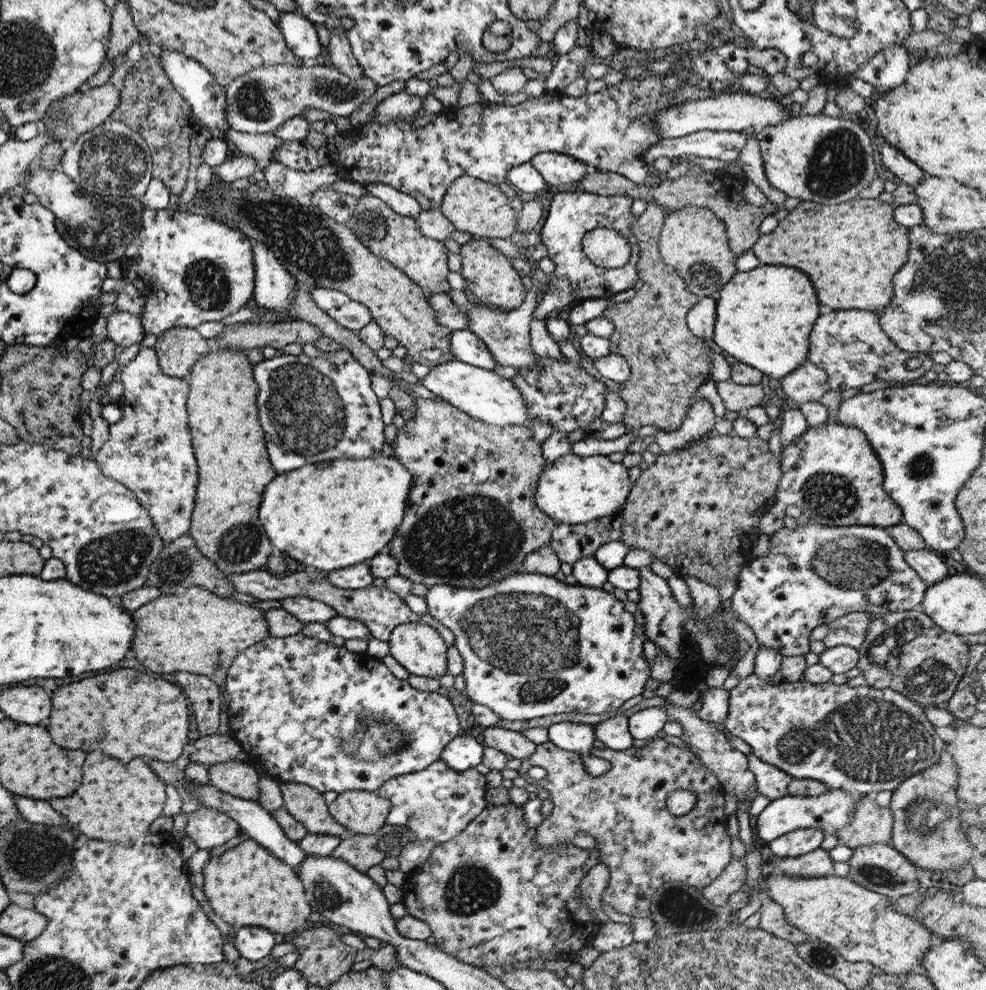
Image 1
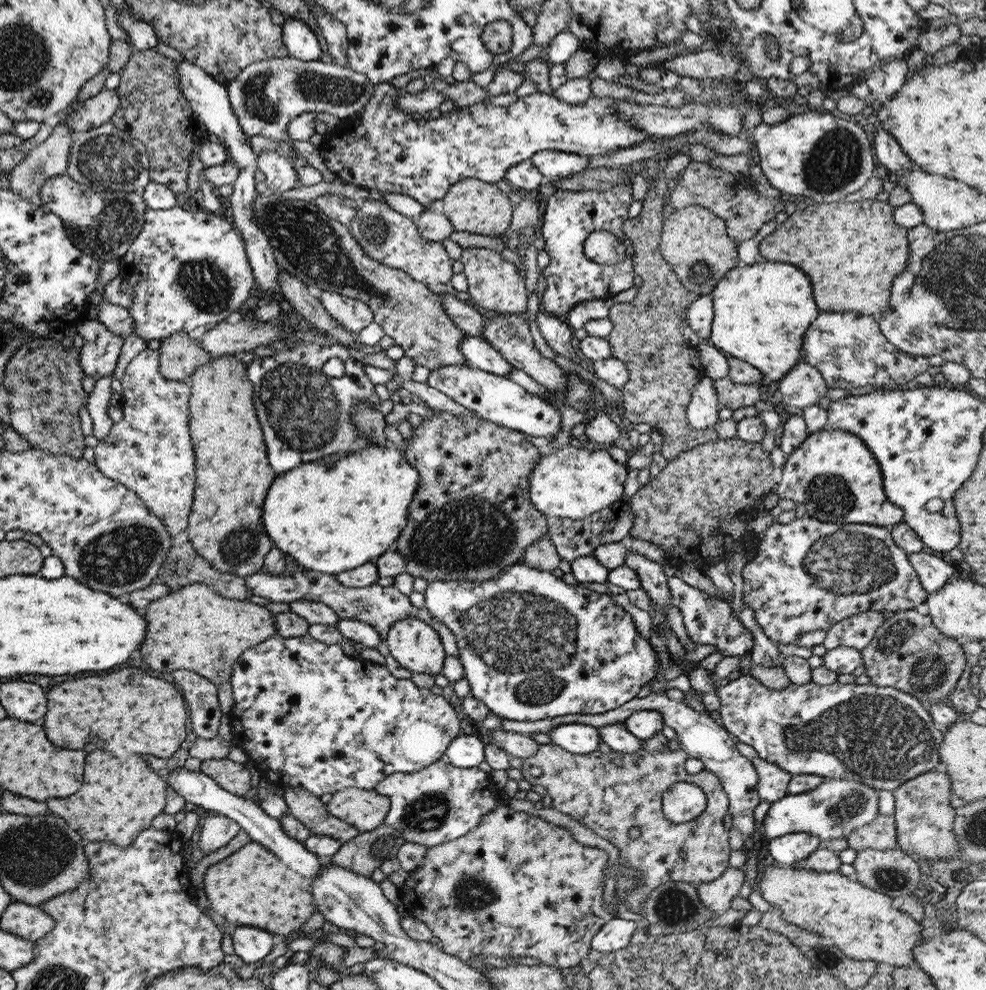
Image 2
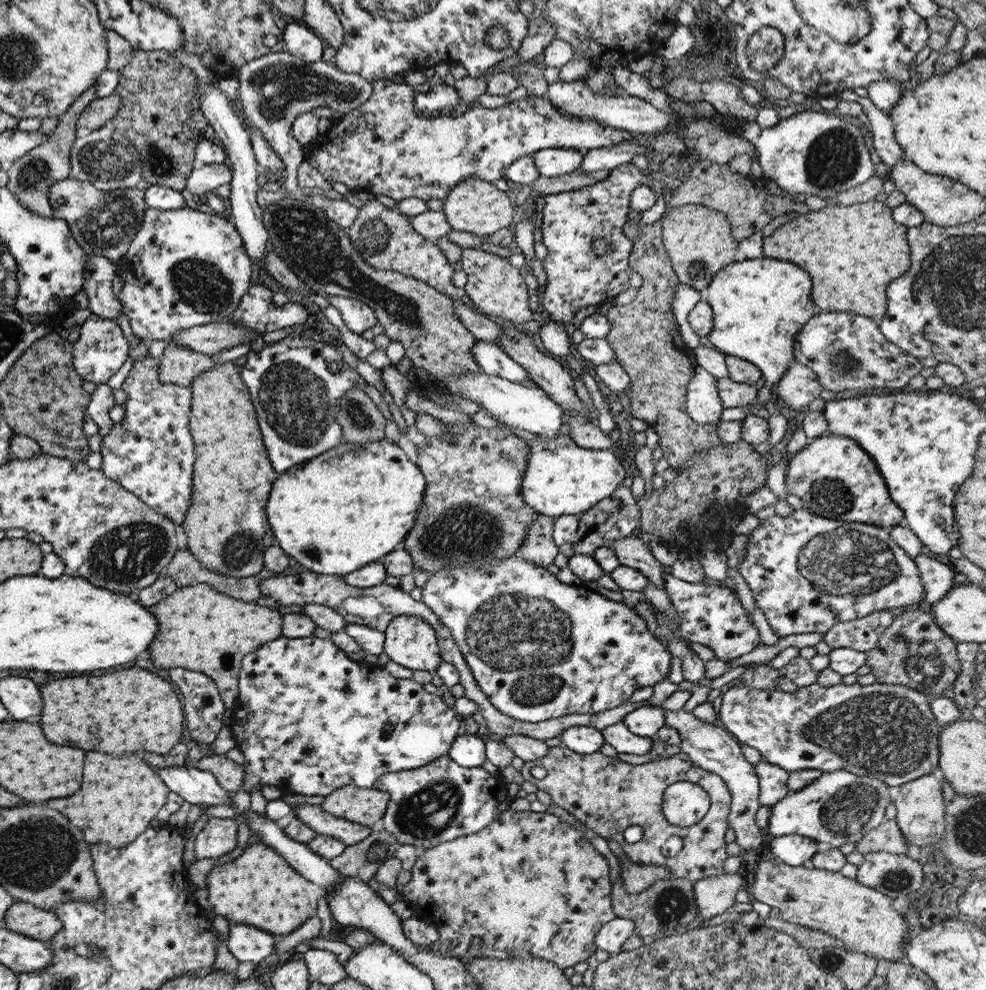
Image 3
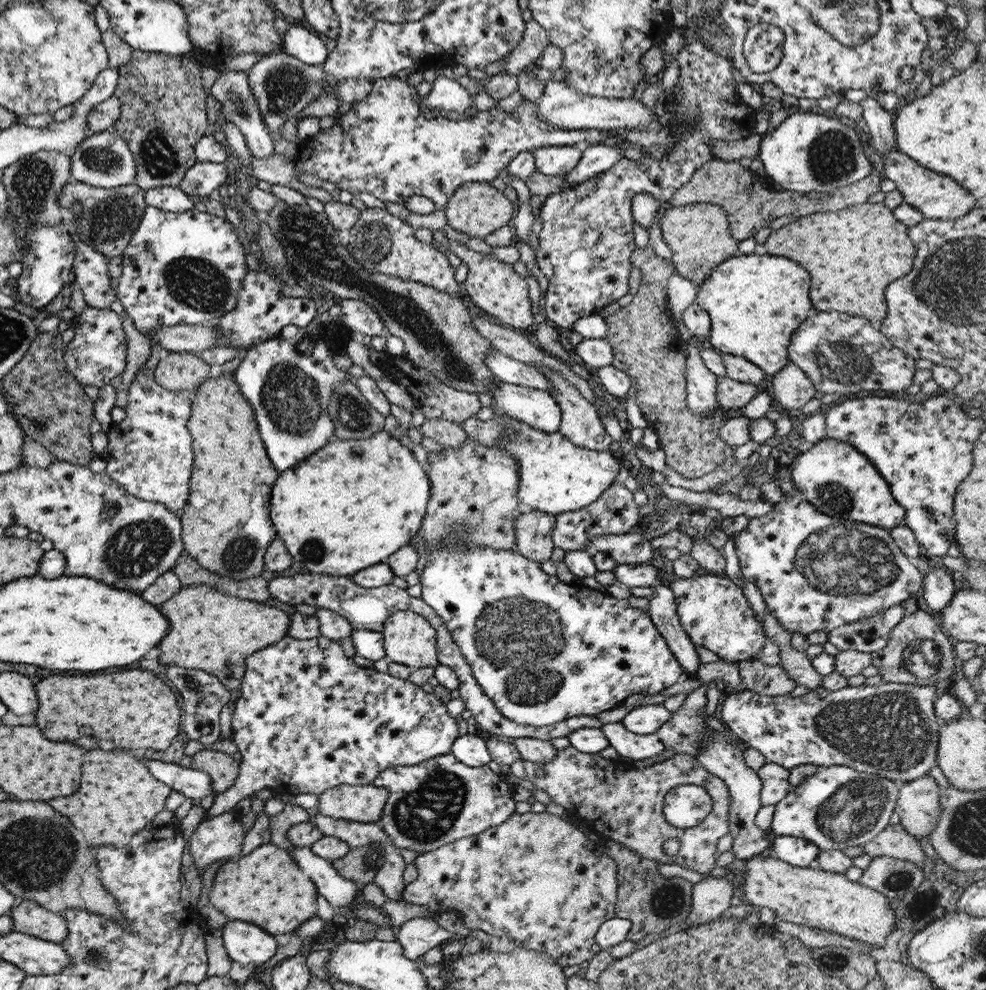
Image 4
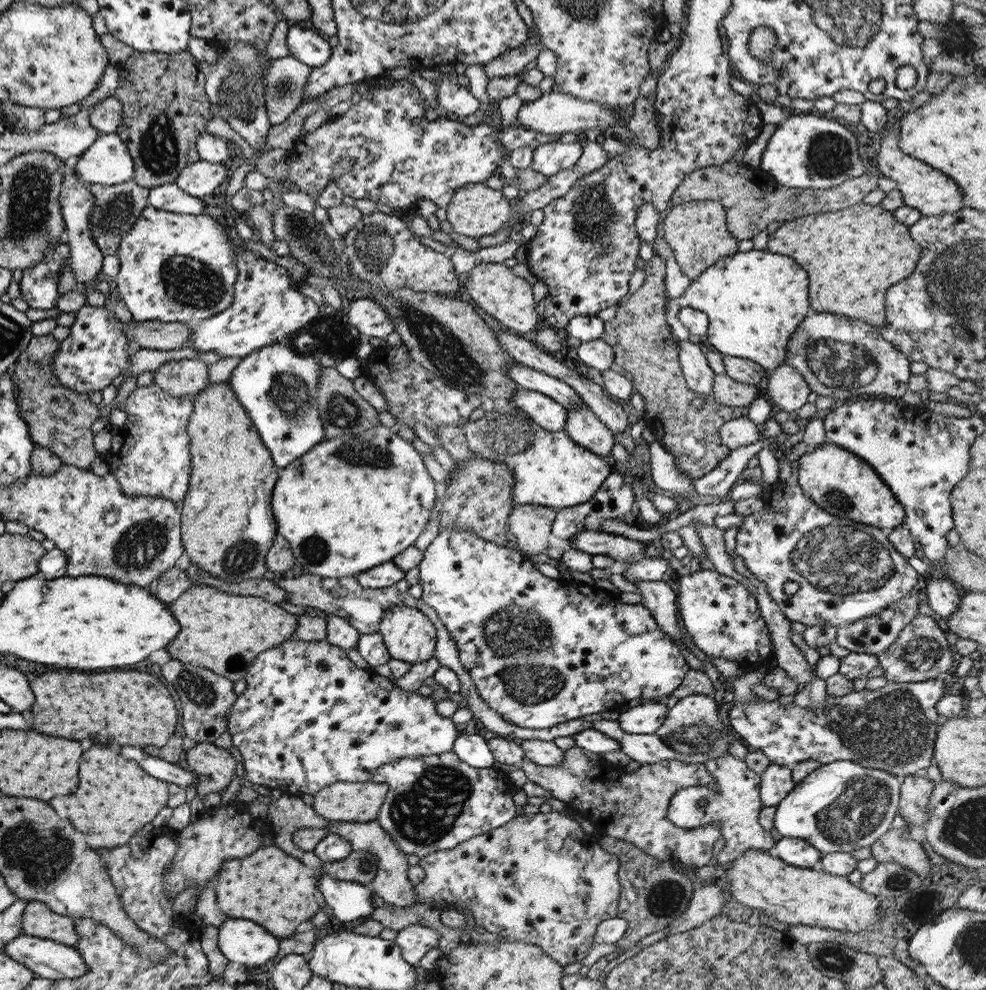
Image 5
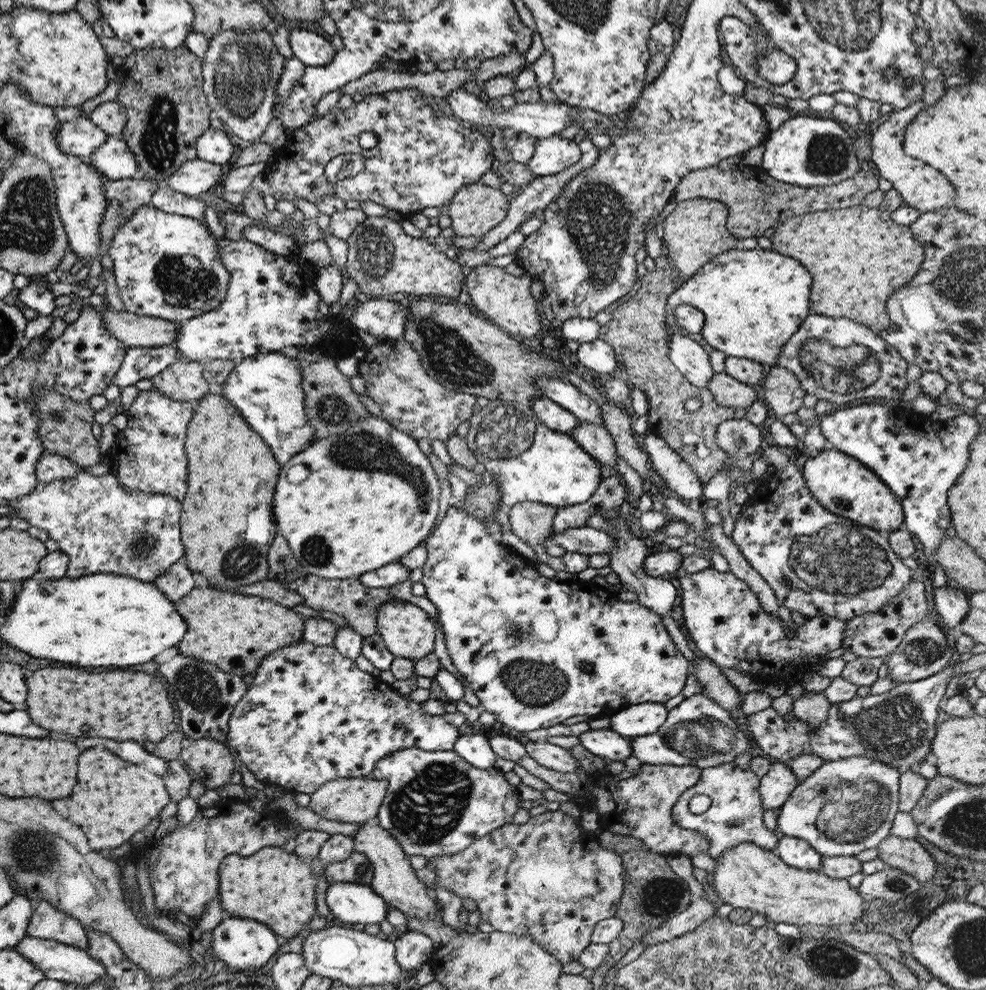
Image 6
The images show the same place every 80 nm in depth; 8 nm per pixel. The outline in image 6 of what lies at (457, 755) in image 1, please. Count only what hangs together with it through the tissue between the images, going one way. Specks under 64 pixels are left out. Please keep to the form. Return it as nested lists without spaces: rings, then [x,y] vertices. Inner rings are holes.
[[[483,733],[459,735],[452,750],[475,768],[487,770],[495,762],[495,753],[489,746],[488,737]]]

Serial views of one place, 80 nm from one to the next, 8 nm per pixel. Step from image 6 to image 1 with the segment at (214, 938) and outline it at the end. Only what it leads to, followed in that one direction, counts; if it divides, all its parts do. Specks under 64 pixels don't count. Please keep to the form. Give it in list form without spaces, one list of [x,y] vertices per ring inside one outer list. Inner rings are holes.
[[[242,927],[235,931],[234,947],[239,956],[247,960],[259,960],[269,955],[279,938],[261,927]]]

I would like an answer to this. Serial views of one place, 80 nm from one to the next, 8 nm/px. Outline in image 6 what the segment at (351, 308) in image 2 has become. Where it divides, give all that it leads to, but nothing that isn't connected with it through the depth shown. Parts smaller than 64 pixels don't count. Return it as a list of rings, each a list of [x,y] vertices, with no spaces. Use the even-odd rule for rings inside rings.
[[[395,297],[362,298],[350,323],[357,332],[362,330],[382,340],[402,339],[405,317],[406,306],[395,301]]]

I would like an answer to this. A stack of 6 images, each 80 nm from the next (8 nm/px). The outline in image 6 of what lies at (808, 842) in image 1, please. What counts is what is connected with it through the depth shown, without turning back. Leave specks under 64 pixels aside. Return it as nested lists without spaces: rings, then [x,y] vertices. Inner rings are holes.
[[[785,834],[778,839],[772,852],[787,866],[799,870],[817,870],[822,857],[808,842]]]

